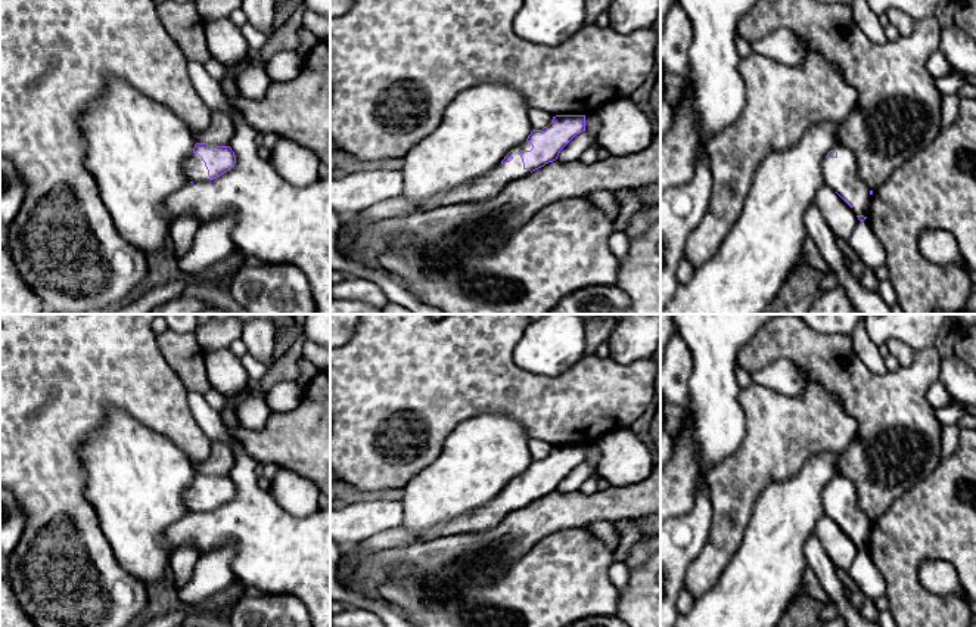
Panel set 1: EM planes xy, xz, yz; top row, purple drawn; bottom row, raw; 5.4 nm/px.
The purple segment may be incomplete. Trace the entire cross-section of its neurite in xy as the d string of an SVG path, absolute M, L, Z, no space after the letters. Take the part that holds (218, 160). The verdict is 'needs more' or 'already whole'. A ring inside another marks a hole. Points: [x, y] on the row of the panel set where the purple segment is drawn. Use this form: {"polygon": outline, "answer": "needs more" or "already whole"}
{"polygon": "M196 143L184 168L189 181L208 181L230 171L236 164L236 155L230 146Z", "answer": "needs more"}

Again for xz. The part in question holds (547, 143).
{"polygon": "M556 115L543 130L532 130L528 139L512 149L492 173L475 183L463 184L423 202L414 202L401 195L373 204L342 223L336 239L338 251L342 255L349 251L366 221L485 201L512 180L556 161L560 150L582 131L585 131L585 115Z", "answer": "needs more"}

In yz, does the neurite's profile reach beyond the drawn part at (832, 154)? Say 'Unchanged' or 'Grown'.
Grown

